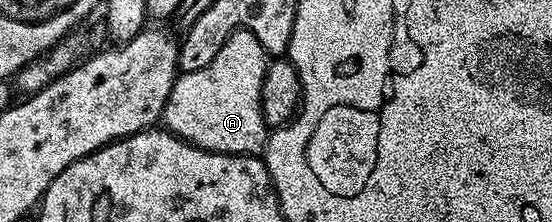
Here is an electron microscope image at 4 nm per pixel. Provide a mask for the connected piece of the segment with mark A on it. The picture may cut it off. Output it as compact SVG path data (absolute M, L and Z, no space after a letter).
M244 28L232 31L213 61L202 69L177 76L164 106L162 121L165 128L203 151L222 152L224 155L261 154L270 134L261 109L263 79L269 64L268 52L252 33Z

